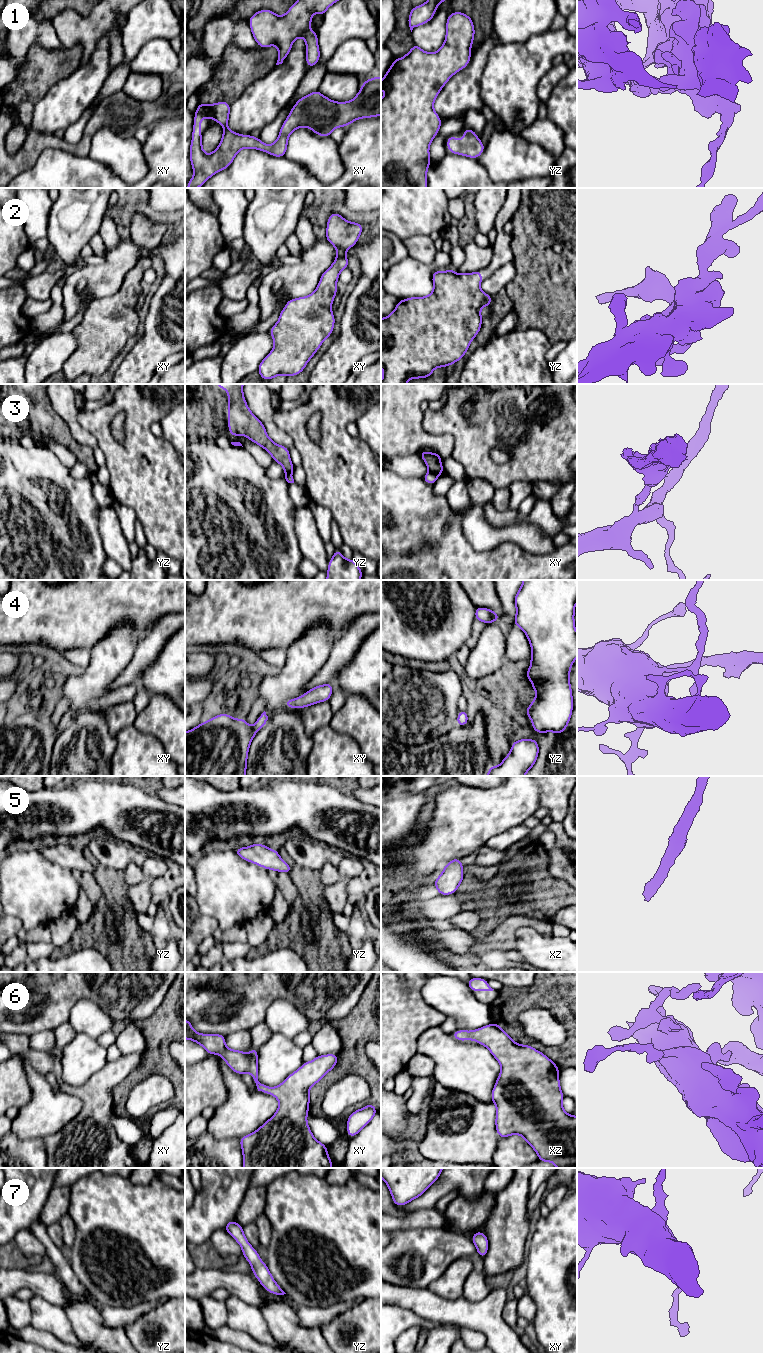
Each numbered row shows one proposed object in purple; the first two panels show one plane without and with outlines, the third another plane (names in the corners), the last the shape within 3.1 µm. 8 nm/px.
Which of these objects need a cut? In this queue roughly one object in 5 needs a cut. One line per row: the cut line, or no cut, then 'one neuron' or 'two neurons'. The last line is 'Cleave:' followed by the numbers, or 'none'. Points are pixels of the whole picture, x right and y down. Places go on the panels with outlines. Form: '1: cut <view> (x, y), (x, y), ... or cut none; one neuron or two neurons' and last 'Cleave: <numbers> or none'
1: cut none; one neuron
2: cut none; one neuron
3: cut xy (430, 471), (437, 476); two neurons
4: cut none; one neuron
5: cut none; one neuron
6: cut none; one neuron
7: cut none; one neuron
Cleave: 3

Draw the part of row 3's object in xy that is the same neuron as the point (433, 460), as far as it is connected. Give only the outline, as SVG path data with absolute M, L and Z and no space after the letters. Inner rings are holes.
M420 451L419 455L426 463L429 471L439 476L444 473L443 466L441 464L441 456L439 453L431 453L429 451Z

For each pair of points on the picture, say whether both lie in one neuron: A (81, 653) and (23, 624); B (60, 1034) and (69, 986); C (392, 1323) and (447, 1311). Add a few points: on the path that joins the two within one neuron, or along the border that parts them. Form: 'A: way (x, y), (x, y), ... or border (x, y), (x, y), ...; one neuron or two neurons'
A: border (88, 649), (70, 648), (57, 651); two neurons
B: border (68, 1019), (53, 1030); two neurons
C: border (397, 1306), (409, 1309), (419, 1317), (437, 1324); two neurons

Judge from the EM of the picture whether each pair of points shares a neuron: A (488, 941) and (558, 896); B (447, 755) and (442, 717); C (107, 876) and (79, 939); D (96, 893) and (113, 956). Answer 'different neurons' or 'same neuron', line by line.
A: different neurons
B: different neurons
C: same neuron
D: different neurons

